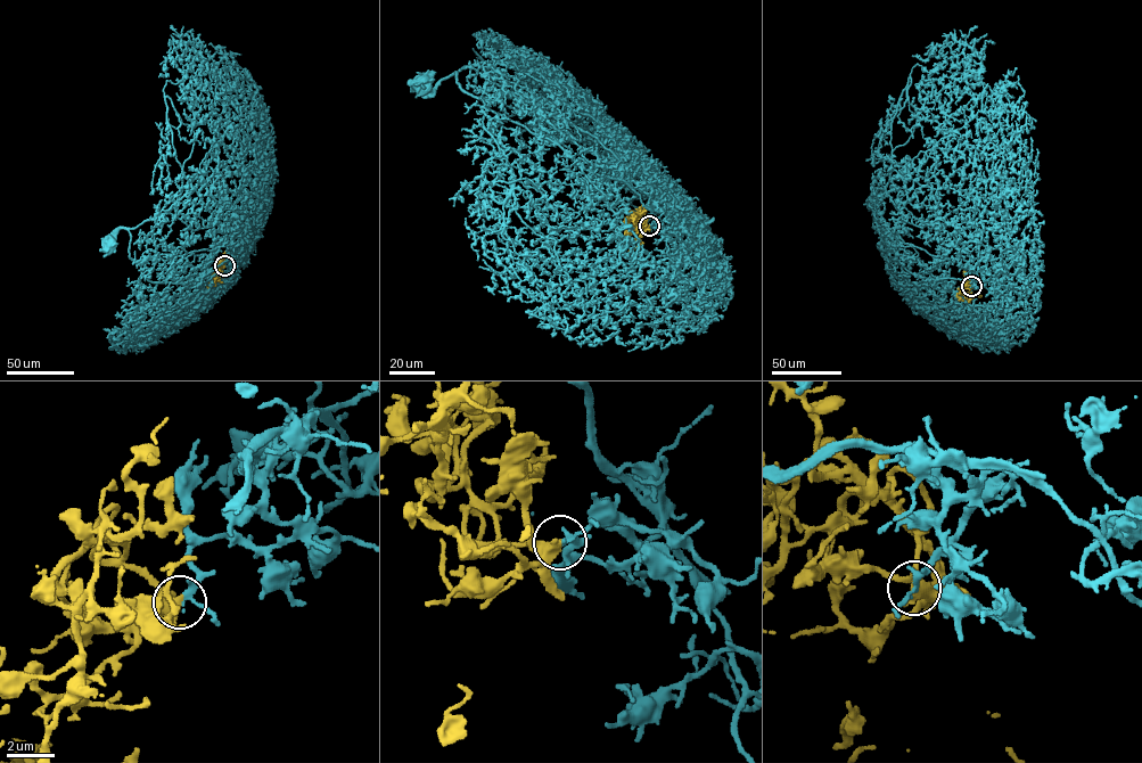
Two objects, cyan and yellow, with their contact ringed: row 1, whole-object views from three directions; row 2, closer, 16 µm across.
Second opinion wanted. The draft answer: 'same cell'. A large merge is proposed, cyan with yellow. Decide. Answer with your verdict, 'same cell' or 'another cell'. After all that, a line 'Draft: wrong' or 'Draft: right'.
same cell
Draft: right

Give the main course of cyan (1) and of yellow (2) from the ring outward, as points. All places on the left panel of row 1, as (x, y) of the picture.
1: (224, 265), (230, 255), (194, 280), (154, 282), (130, 257), (131, 234), (126, 229), (112, 236), (111, 245)
2: (224, 265), (218, 264), (216, 277), (213, 277), (218, 280), (215, 273), (207, 279)

